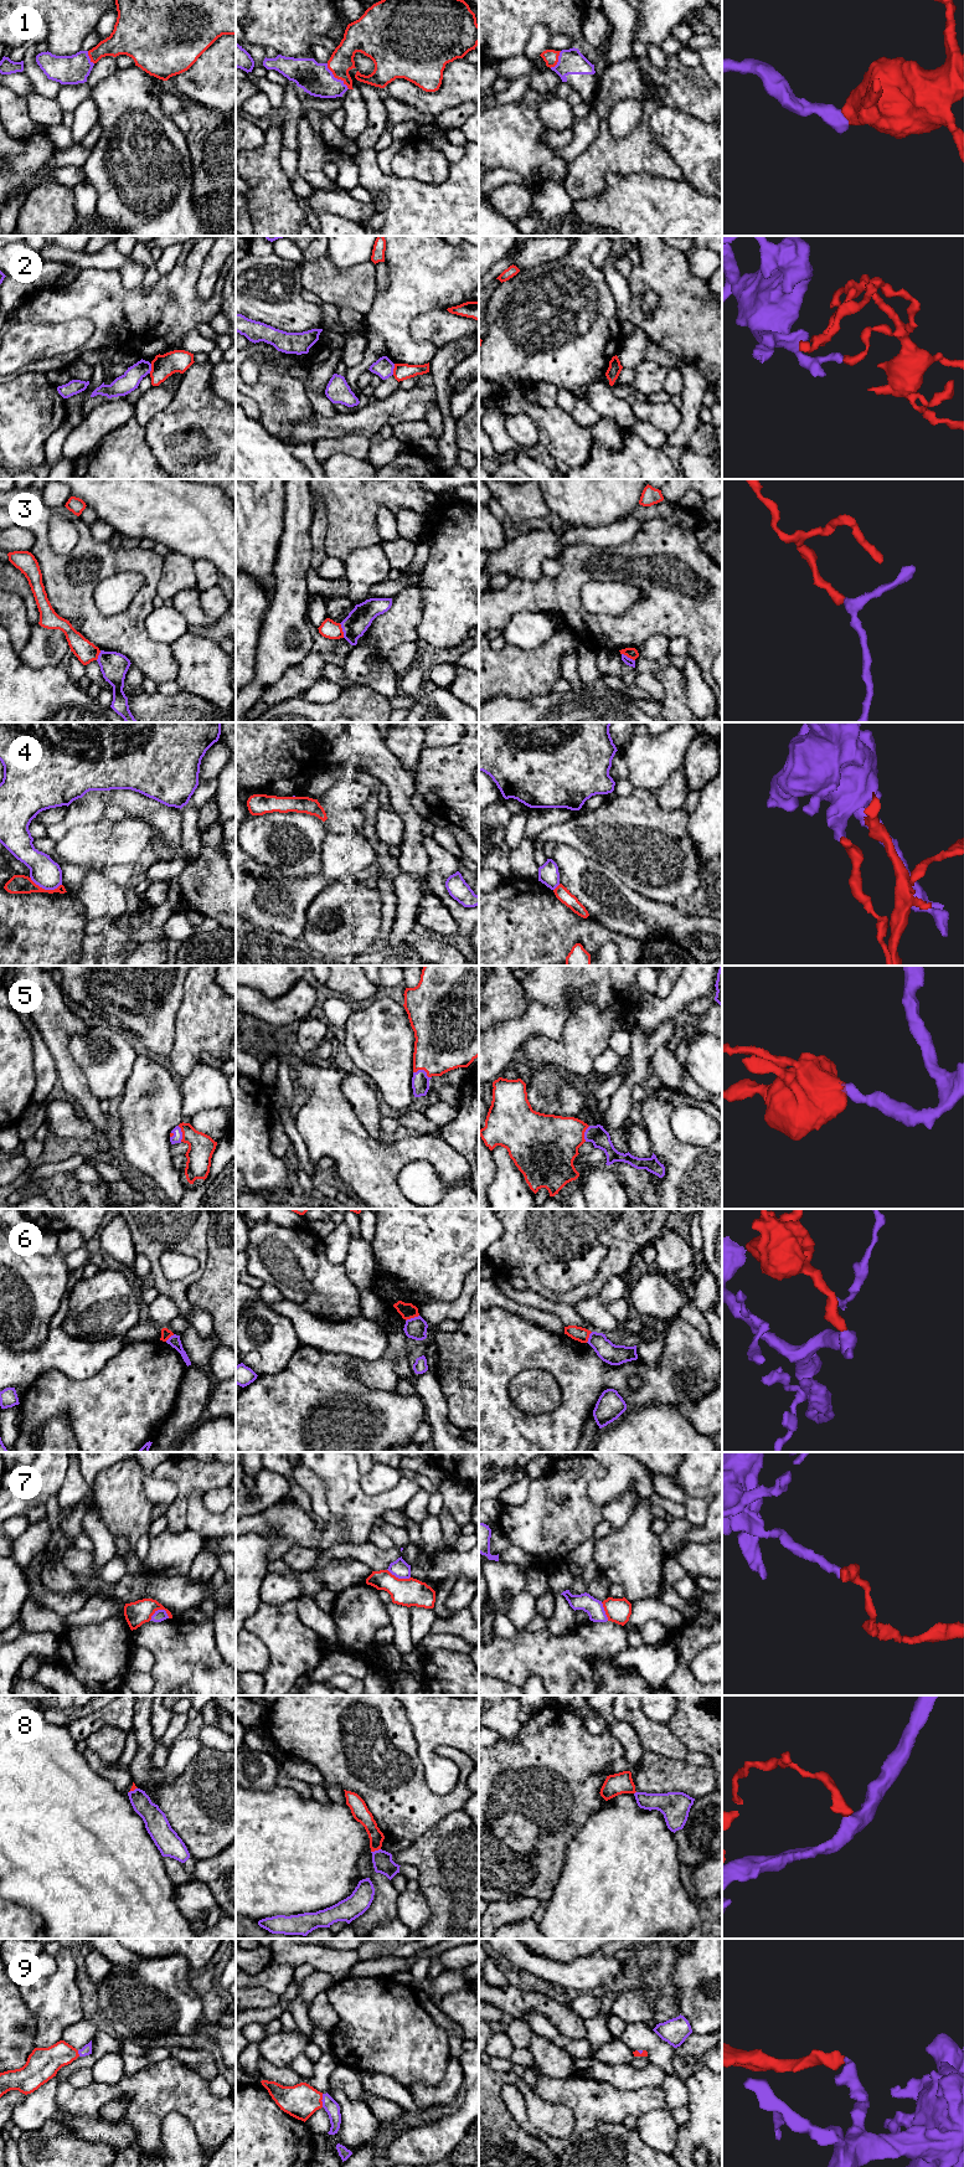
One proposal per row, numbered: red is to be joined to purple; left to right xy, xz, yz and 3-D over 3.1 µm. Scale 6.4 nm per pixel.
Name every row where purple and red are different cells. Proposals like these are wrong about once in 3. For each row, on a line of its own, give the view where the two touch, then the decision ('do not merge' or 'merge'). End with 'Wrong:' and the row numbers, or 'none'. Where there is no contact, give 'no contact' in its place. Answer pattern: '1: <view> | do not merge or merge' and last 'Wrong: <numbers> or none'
1: xz | merge
2: xz | do not merge
3: xz | do not merge
4: xy | do not merge
5: xz | merge
6: xz | do not merge
7: xy | do not merge
8: xz | do not merge
9: xz | merge
Wrong: 2, 3, 4, 6, 7, 8

